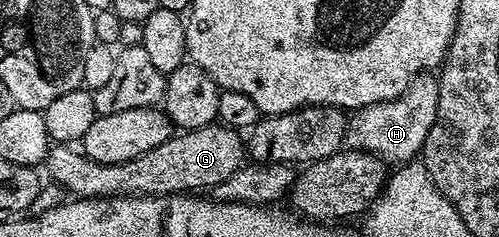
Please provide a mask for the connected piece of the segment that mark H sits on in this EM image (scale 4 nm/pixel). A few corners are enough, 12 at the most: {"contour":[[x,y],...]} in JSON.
{"contour":[[415,77],[346,120],[345,146],[388,165],[417,160],[436,121],[438,81]]}

